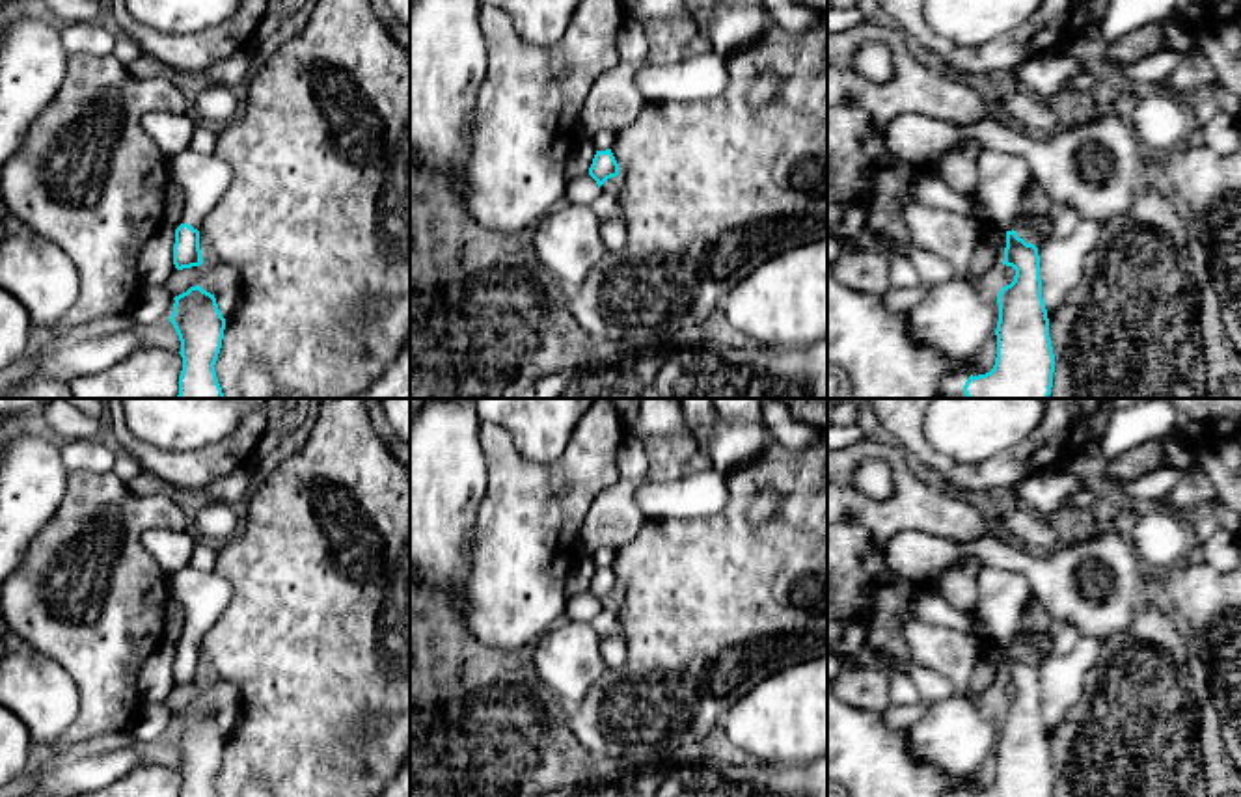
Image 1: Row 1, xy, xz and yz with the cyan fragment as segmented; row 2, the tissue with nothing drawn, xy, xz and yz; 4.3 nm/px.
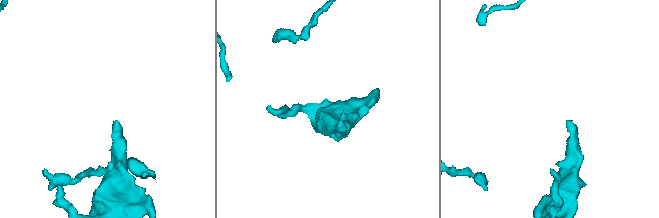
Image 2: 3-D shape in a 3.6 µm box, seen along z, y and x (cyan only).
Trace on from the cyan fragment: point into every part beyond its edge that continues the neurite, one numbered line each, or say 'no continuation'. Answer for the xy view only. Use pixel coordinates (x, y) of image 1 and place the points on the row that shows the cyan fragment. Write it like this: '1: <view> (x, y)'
1: xy (204, 177)

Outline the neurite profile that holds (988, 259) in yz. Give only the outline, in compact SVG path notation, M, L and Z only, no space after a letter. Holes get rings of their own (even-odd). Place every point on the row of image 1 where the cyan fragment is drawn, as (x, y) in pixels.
M993 223L989 235L978 238L978 248L971 261L971 272L978 279L991 279L999 274L1004 261L1006 231L1002 225Z

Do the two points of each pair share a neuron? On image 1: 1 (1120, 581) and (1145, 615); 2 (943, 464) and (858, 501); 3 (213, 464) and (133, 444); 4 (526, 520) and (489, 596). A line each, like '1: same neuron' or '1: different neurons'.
1: different neurons
2: different neurons
3: same neuron
4: same neuron

